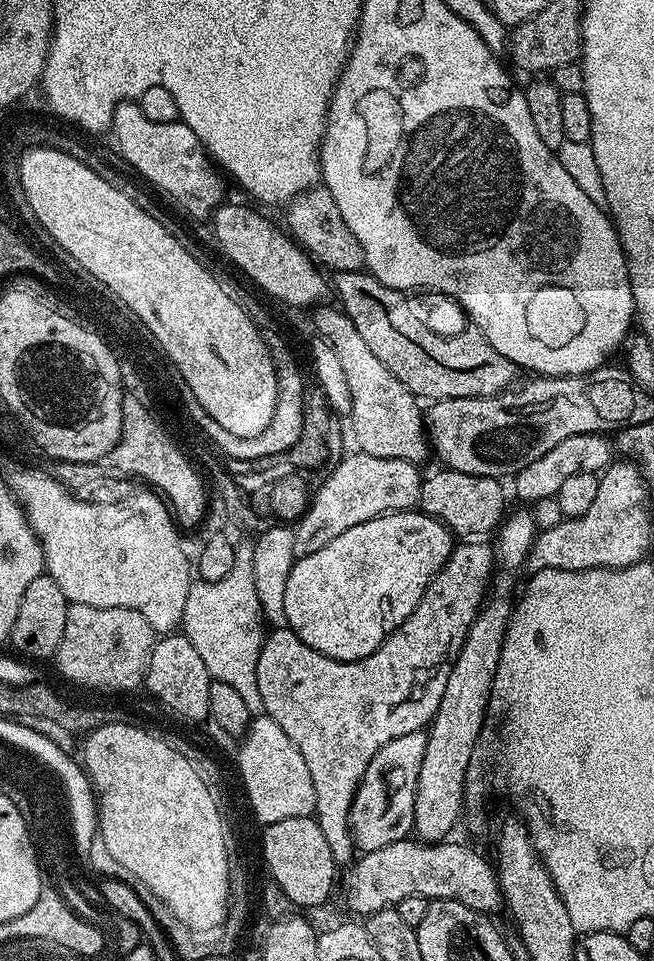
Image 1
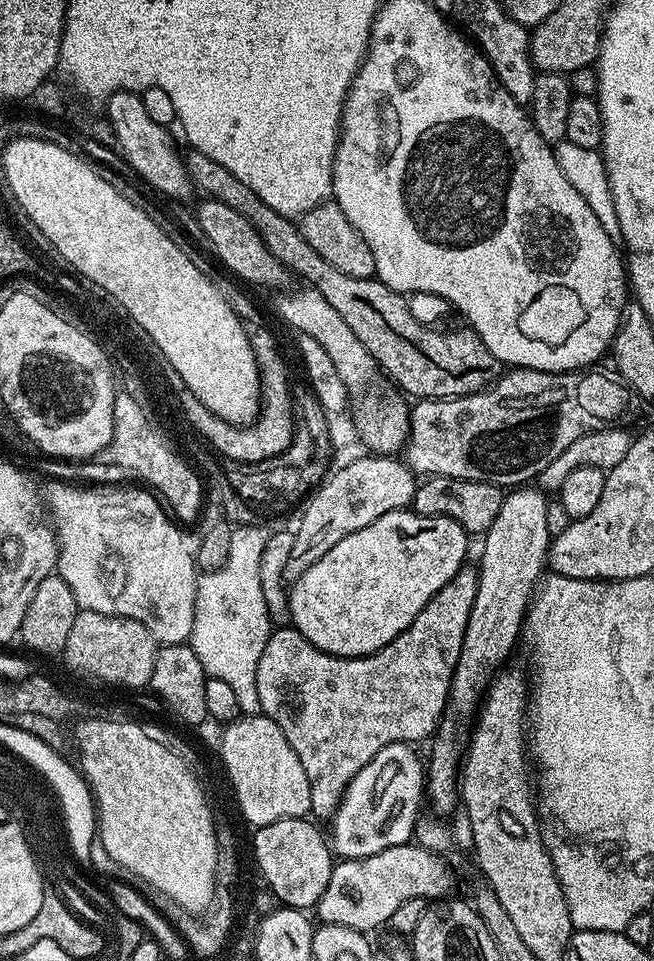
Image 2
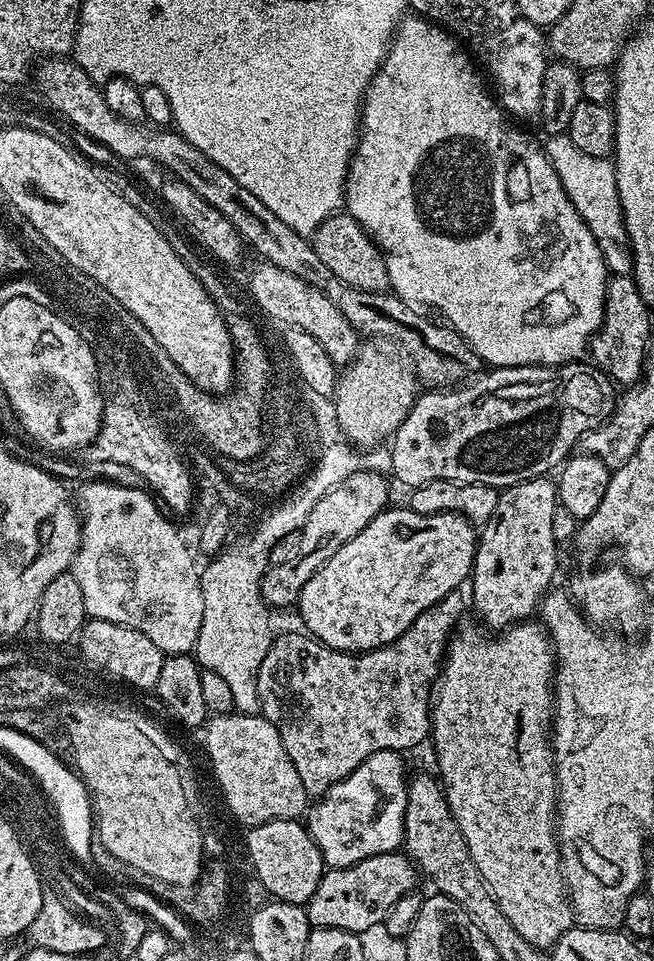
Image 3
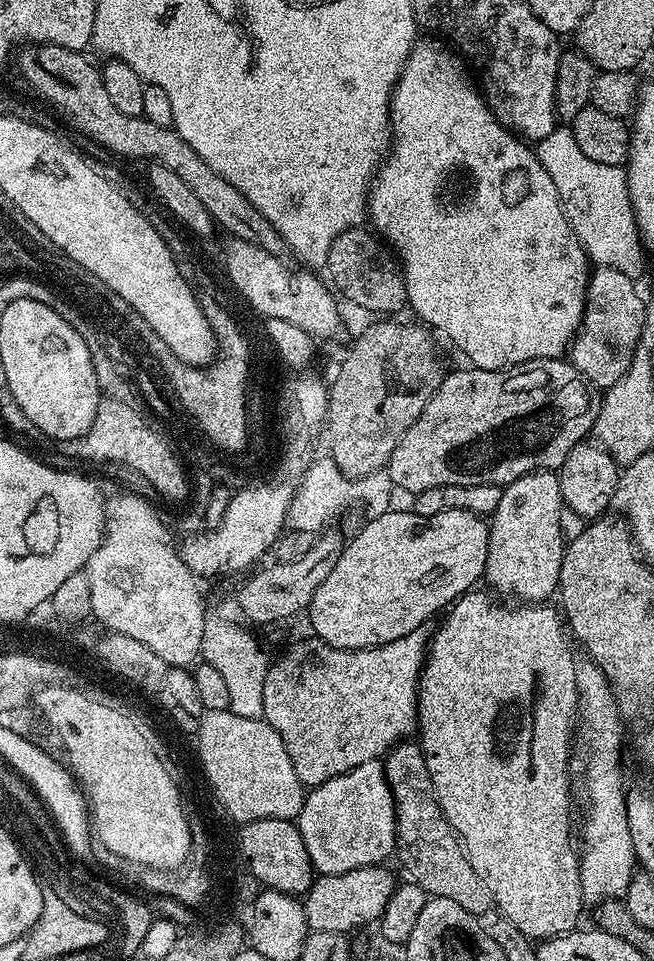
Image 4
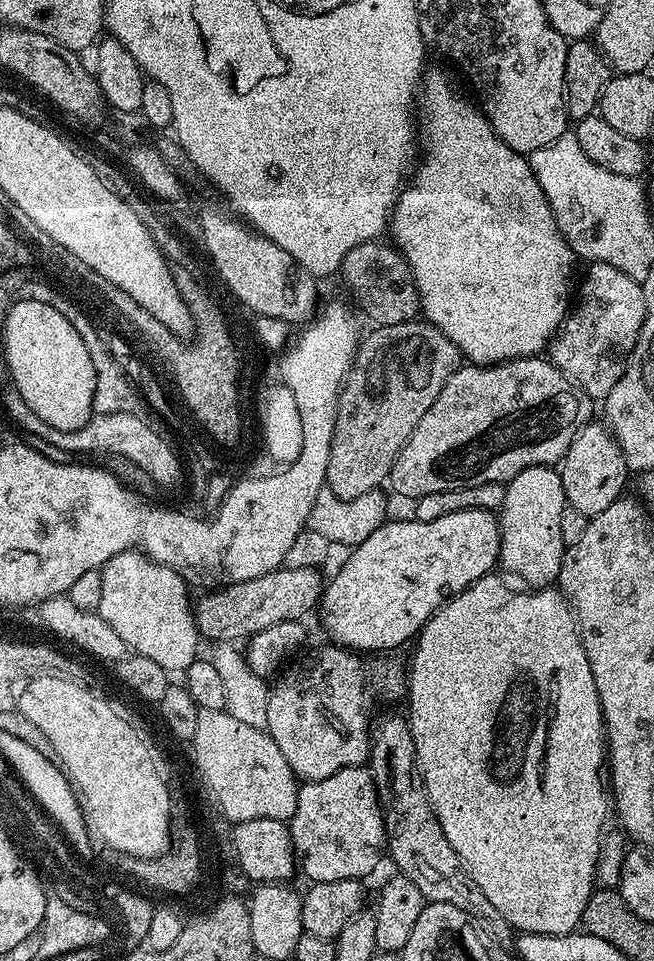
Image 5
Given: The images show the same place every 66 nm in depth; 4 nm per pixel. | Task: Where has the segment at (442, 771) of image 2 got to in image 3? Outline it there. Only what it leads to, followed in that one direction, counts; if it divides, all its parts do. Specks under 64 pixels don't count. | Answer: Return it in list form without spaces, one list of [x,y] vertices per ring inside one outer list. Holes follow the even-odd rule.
[[[535,476],[532,480],[523,480],[514,486],[503,489],[498,498],[498,506],[494,506],[494,514],[490,514],[490,518],[482,525],[478,532],[476,542],[476,560],[472,564],[472,574],[470,577],[470,585],[472,584],[472,596],[470,592],[470,604],[476,607],[476,612],[480,615],[480,620],[488,628],[500,628],[496,630],[507,630],[521,622],[527,621],[532,611],[537,611],[538,605],[541,603],[542,597],[553,587],[552,579],[556,576],[556,551],[558,545],[554,538],[554,533],[550,530],[554,523],[554,510],[558,506],[556,499],[555,483],[548,476]]]

